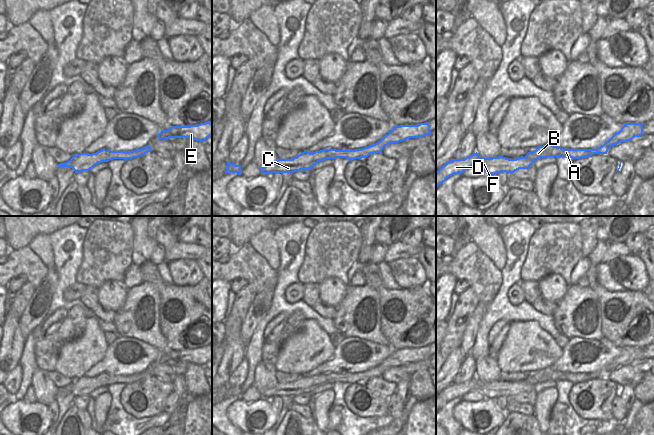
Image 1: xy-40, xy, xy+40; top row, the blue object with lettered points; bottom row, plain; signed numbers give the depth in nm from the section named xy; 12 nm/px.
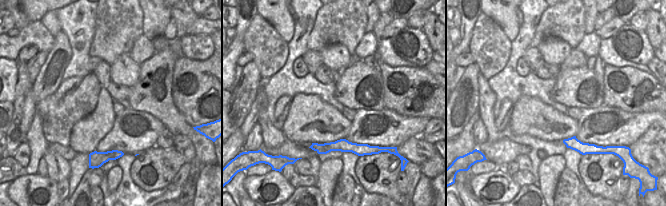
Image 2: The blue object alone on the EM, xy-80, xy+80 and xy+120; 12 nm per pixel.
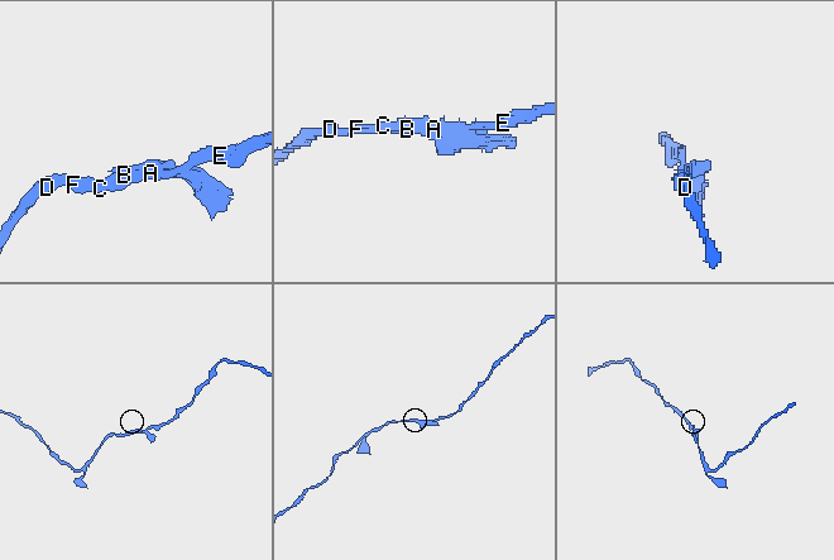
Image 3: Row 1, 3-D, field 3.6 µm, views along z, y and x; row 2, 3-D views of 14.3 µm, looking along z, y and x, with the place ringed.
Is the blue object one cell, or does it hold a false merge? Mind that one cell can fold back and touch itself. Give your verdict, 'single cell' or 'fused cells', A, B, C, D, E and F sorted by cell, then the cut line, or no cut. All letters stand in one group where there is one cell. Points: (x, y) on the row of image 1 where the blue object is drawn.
single cell; A B C D E F; no cut

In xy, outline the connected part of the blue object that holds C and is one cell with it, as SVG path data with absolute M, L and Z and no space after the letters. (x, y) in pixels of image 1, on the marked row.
M428 122L420 123L418 125L394 126L394 128L380 141L362 149L323 149L313 153L304 151L292 159L278 158L272 165L260 167L260 170L262 174L294 173L300 170L311 170L311 168L318 162L326 159L346 158L350 161L354 159L362 159L368 157L370 154L382 153L383 148L391 143L399 143L410 138L424 137L431 133Z

